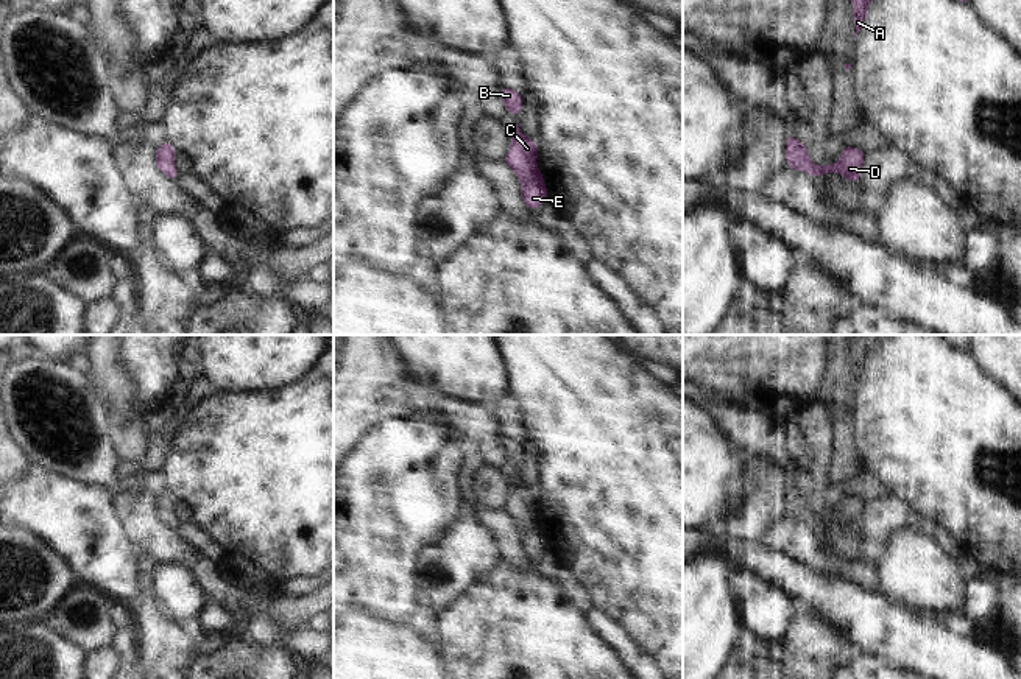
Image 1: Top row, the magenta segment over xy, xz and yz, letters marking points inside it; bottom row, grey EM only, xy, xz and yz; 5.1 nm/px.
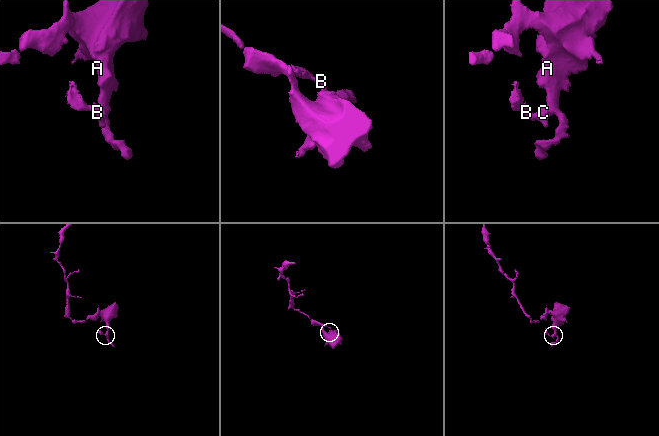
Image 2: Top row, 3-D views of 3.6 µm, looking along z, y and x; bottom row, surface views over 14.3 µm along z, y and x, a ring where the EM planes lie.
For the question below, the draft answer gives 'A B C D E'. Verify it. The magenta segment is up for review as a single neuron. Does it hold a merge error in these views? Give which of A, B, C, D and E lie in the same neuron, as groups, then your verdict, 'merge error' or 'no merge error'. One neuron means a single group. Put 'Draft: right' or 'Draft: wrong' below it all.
A B C D E; no merge error
Draft: right

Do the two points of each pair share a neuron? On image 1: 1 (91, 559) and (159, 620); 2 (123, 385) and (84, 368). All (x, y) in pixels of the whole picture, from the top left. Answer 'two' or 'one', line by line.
1: two
2: two

